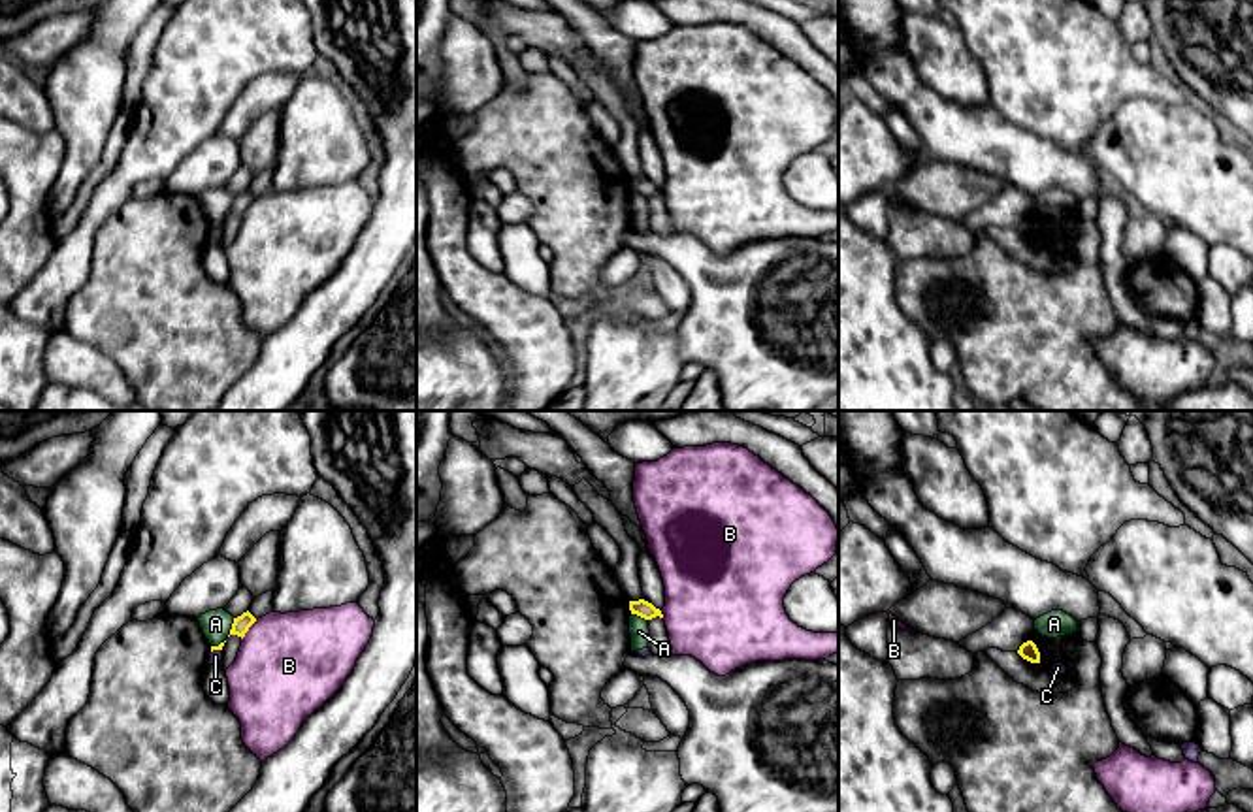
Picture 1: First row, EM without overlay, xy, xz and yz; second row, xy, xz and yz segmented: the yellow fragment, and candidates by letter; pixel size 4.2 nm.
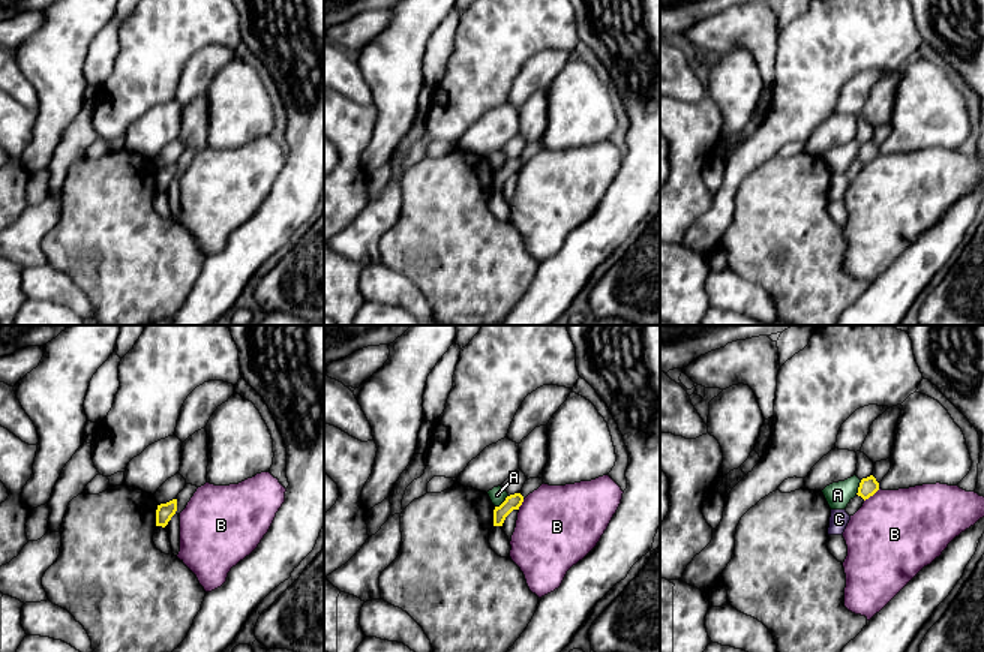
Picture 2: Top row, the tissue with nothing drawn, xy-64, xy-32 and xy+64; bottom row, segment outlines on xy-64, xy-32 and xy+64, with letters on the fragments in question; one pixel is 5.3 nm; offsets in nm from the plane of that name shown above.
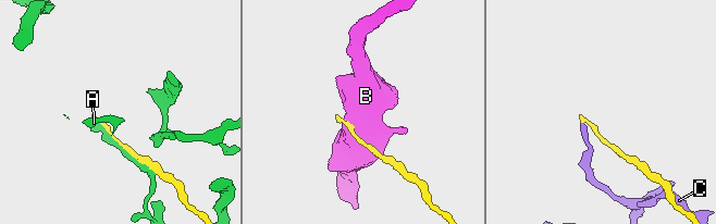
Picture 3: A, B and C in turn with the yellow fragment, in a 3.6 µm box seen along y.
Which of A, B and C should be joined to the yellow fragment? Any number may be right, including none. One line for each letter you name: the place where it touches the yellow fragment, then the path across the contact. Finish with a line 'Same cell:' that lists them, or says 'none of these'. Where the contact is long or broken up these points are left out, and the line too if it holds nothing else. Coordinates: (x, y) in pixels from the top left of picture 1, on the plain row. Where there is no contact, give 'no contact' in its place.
Same cell: none of these

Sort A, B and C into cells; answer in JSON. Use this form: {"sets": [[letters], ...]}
{"sets": [["A"], ["B"], ["C"]]}

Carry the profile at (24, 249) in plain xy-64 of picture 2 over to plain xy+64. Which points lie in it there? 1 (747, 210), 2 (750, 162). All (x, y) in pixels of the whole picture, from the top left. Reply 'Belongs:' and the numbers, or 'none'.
Belongs: 2

